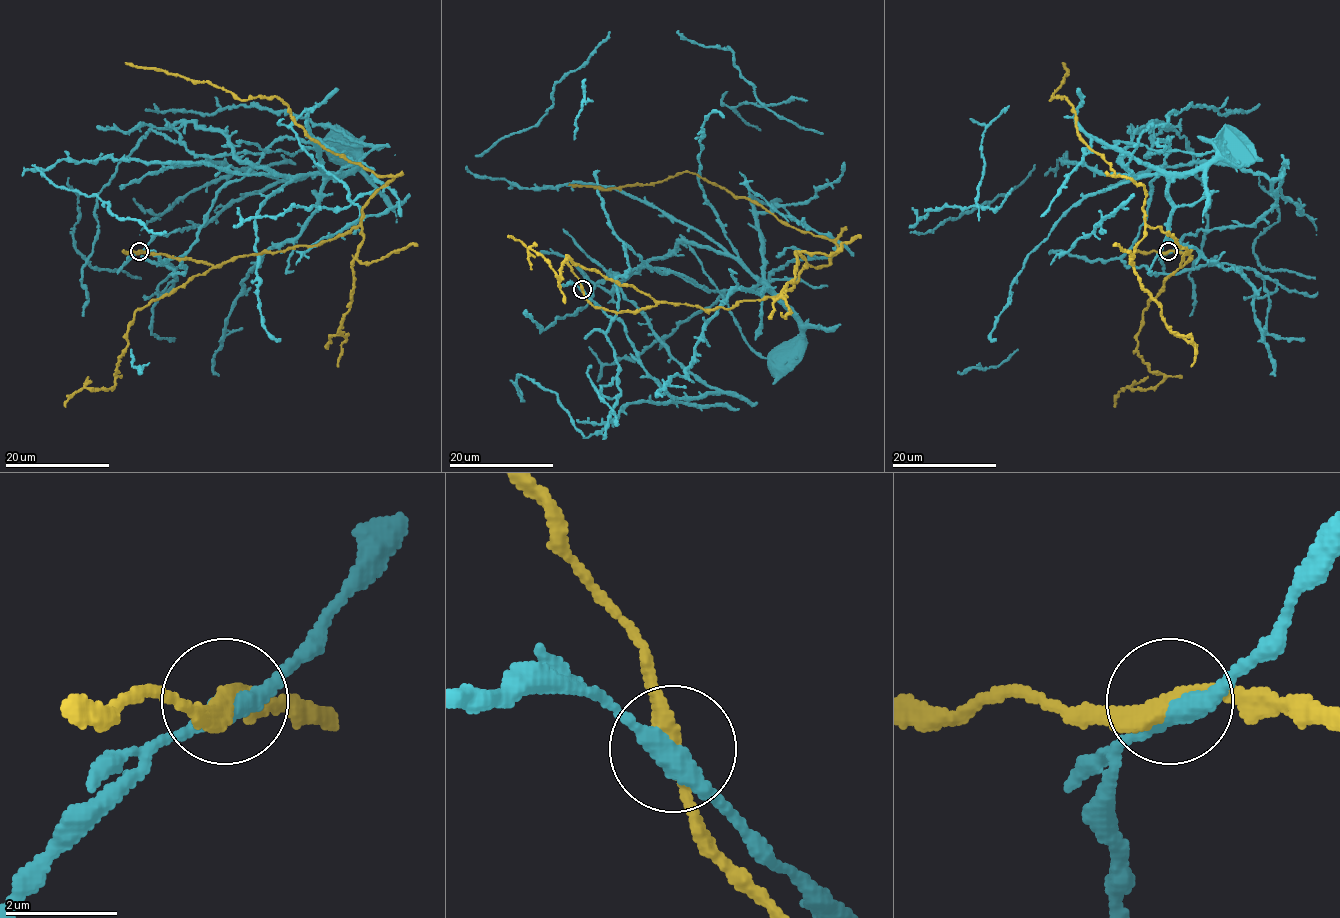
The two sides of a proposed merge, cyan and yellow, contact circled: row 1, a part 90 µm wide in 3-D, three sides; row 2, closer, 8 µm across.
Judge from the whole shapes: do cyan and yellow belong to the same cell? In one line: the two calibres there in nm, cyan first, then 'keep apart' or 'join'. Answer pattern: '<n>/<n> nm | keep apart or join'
360/280 nm | join

